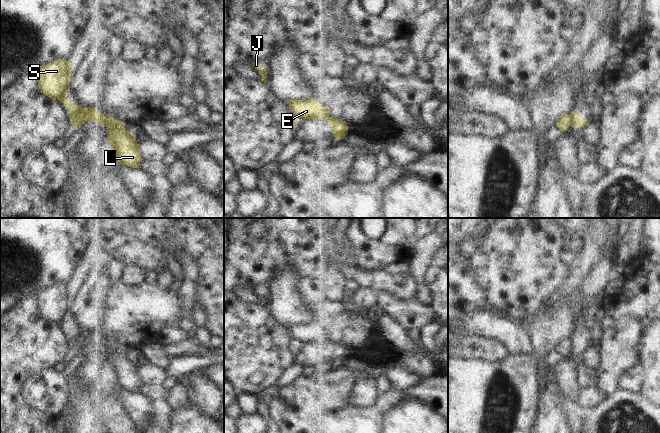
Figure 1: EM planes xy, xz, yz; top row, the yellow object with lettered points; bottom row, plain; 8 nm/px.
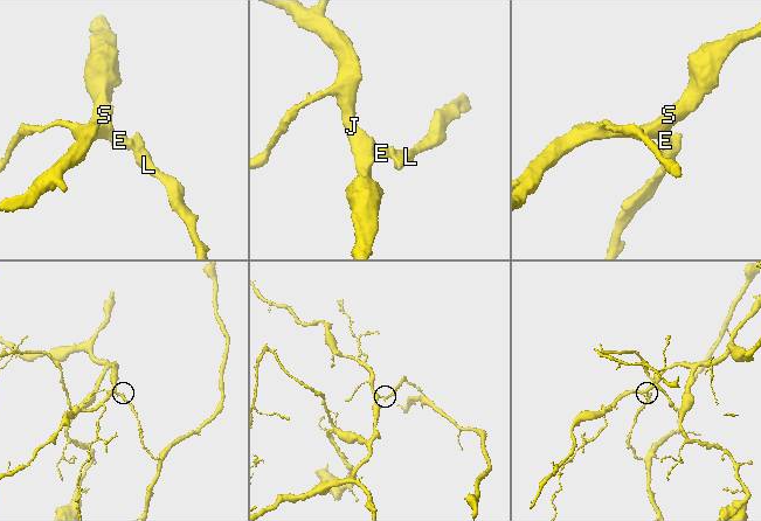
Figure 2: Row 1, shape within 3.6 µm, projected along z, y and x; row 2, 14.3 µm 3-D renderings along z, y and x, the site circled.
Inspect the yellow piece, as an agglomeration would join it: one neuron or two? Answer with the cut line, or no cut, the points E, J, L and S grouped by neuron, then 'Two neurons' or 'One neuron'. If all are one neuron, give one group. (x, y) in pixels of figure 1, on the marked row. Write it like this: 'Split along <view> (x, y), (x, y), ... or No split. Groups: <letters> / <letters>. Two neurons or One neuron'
Split along xy (103, 113), (106, 123). Groups: E J S / L. Two neurons

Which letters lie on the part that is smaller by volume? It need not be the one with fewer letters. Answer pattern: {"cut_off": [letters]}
{"cut_off": ["L"]}

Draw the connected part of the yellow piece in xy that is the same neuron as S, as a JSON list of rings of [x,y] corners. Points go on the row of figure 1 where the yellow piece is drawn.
[[[59,59],[47,63],[37,71],[37,82],[41,92],[49,98],[61,101],[68,109],[73,130],[90,120],[106,124],[106,116],[95,107],[80,107],[71,102],[67,95],[69,77],[71,75],[70,62]]]

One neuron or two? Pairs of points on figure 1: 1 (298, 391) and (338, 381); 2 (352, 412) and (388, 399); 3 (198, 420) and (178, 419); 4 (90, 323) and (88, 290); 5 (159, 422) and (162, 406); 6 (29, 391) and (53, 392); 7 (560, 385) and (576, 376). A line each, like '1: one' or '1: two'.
1: one
2: one
3: one
4: one
5: one
6: one
7: two

